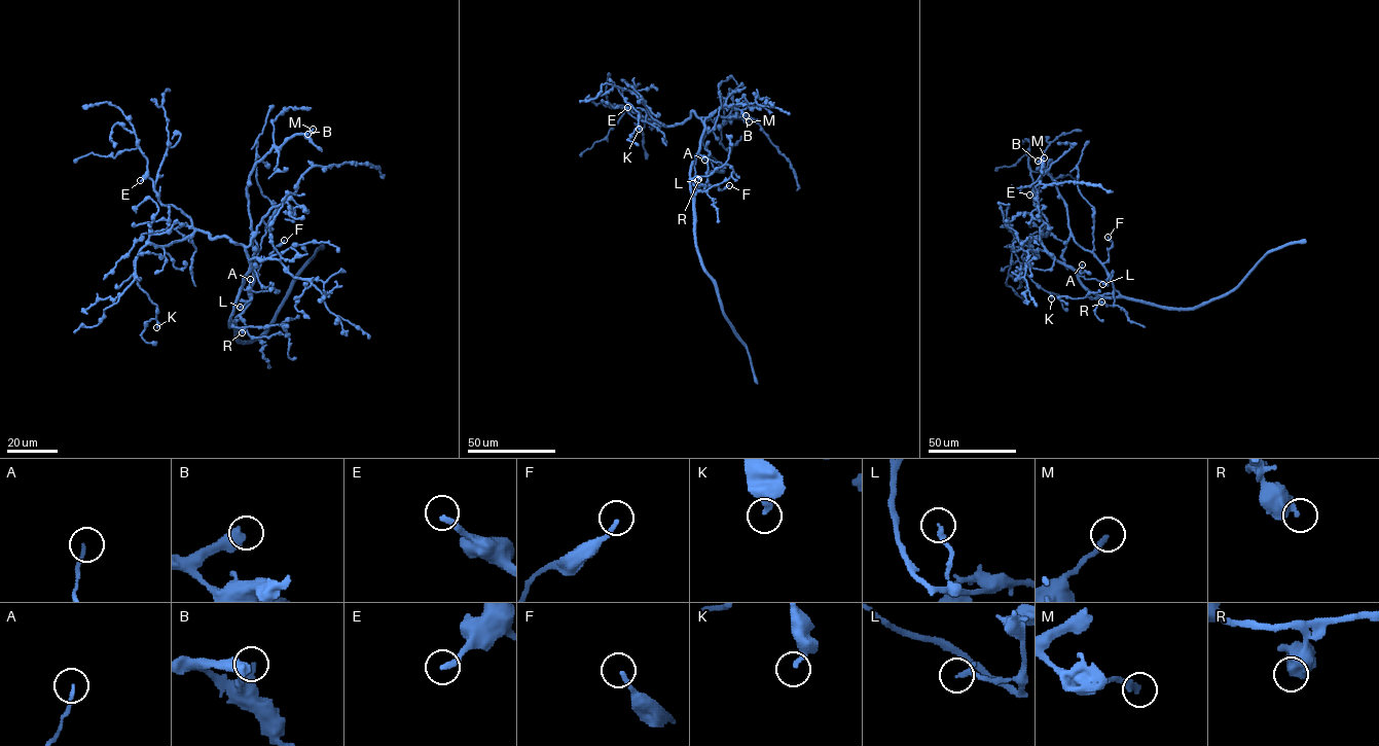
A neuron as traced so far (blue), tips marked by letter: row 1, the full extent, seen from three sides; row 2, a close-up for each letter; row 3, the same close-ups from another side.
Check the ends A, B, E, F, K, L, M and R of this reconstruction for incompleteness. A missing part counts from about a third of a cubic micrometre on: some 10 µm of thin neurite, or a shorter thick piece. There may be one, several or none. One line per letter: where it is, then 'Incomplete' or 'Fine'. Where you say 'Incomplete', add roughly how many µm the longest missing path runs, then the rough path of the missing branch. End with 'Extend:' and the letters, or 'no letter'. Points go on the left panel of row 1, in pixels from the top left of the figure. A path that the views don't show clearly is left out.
A: Place: (250, 279). Fine
B: Place: (307, 134). Incomplete. Missing length about 40 µm
E: Place: (140, 180). Incomplete. Missing length about 20 µm
F: Place: (284, 240). Fine
K: Place: (156, 327). Fine
L: Place: (240, 307). Fine
M: Place: (313, 129). Incomplete. Missing length about 2 µm
R: Place: (242, 332). Fine
Extend: B, E, M

